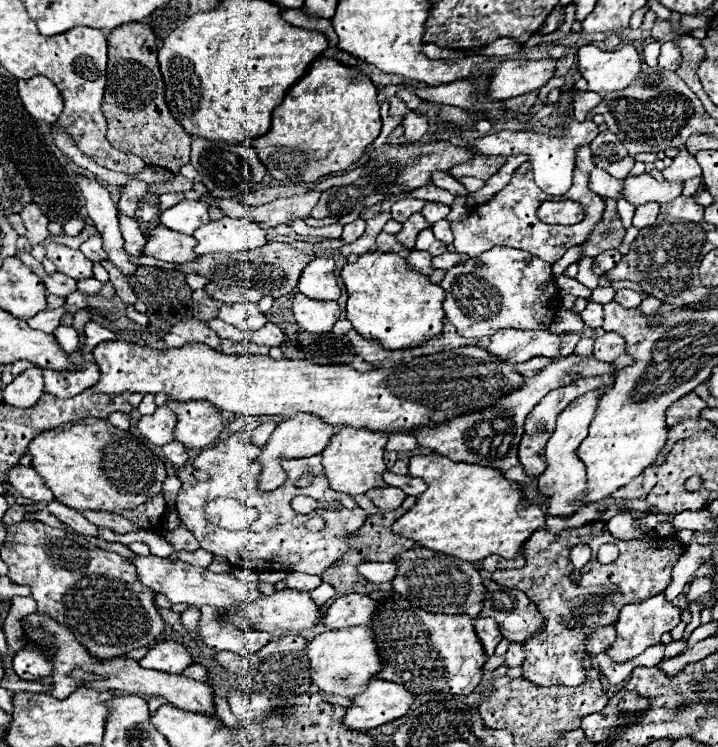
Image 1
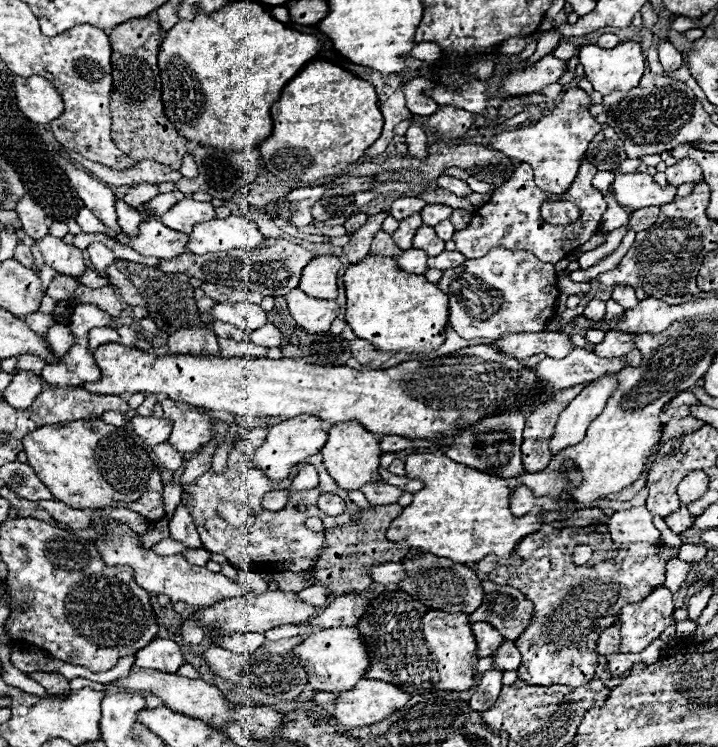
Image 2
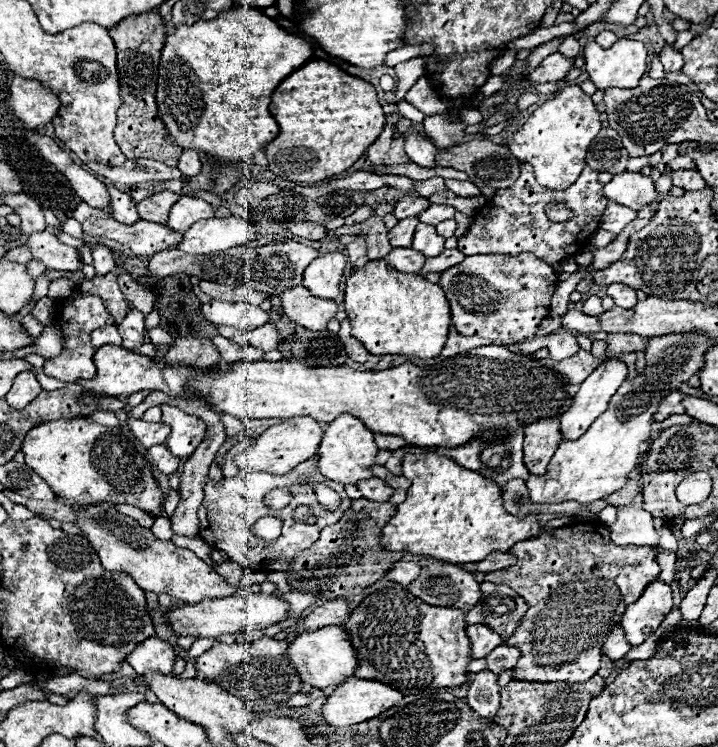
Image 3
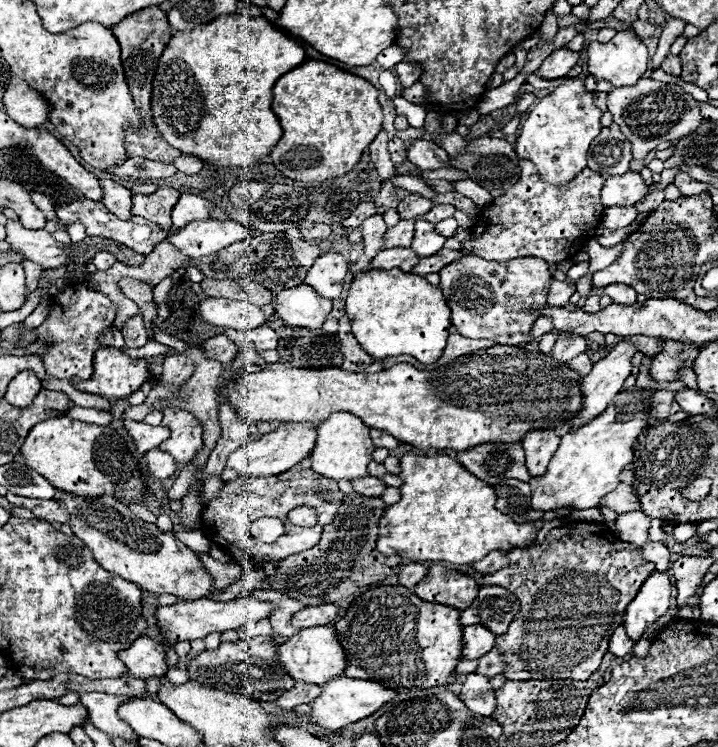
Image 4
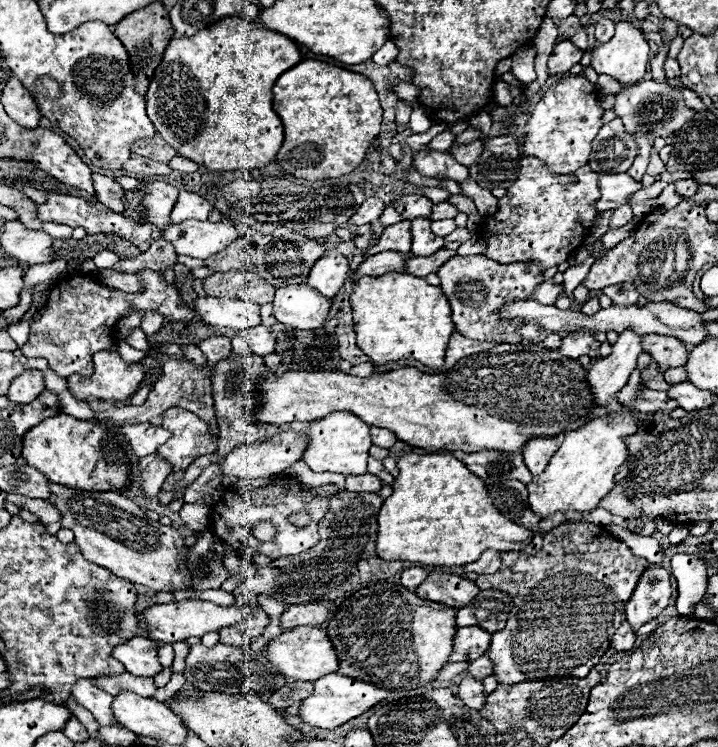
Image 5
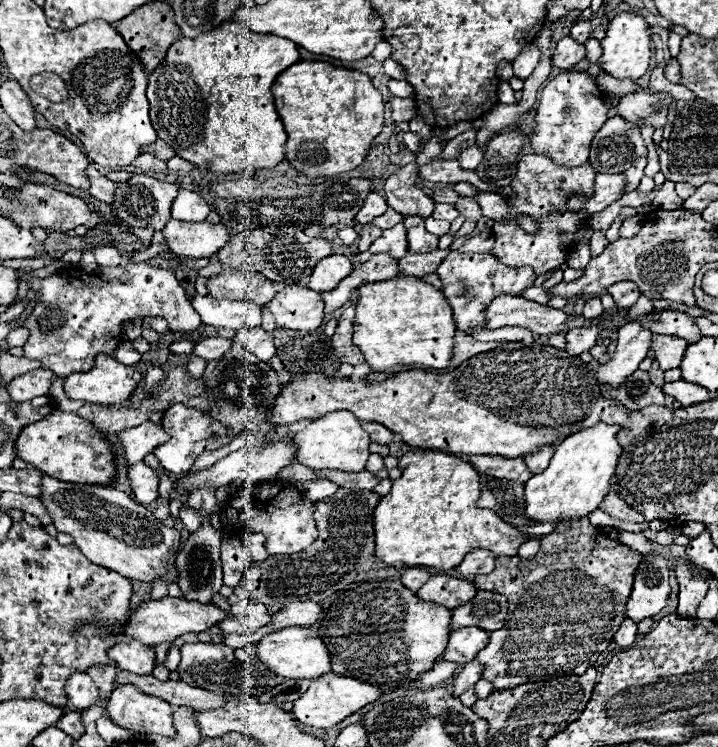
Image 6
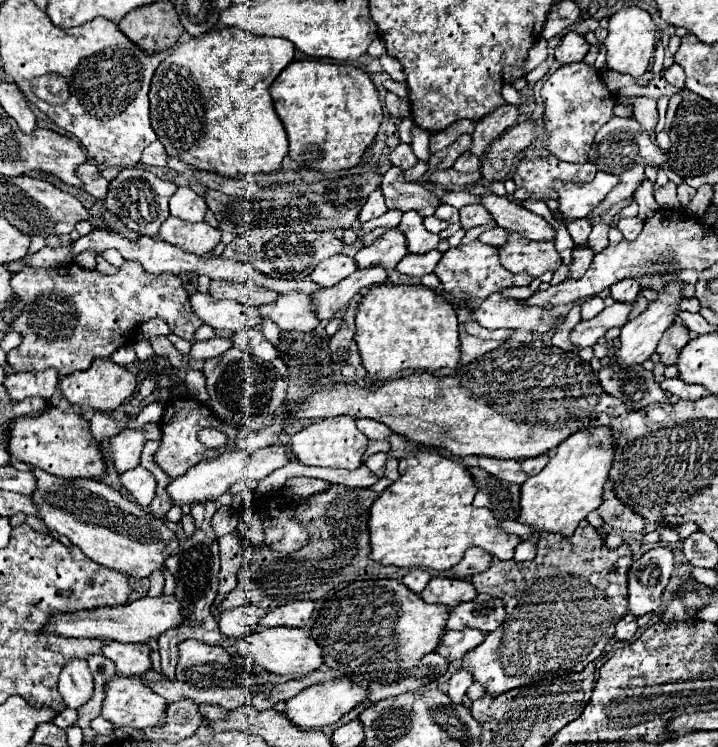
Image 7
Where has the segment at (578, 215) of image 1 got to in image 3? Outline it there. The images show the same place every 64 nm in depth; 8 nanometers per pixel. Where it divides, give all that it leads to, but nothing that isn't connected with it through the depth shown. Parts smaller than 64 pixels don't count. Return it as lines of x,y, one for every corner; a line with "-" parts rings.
554,204
554,206
548,206
546,208
546,214
552,222
566,222
572,218
572,210
564,204

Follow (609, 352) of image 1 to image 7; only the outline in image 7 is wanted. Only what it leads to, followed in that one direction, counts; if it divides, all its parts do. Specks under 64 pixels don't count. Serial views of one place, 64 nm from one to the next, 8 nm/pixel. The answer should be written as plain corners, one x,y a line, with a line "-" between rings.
676,322
670,326
670,330
664,332
662,340
658,342
656,346
656,352
660,354
660,362
662,366
674,366
678,362
678,356
680,356
680,350
688,344
690,336
688,336
688,330

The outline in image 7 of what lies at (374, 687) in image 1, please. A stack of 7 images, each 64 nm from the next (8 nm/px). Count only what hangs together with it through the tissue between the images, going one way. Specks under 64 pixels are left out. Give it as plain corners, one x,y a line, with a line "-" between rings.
350,678
330,680
330,682
320,682
320,684
304,688
298,696
294,696
292,700
286,702
284,712
300,728
318,728
318,726
328,726
328,724
338,722
344,714
348,714
358,704
362,704
366,700
366,696
368,696
368,686
360,686
360,684
352,682

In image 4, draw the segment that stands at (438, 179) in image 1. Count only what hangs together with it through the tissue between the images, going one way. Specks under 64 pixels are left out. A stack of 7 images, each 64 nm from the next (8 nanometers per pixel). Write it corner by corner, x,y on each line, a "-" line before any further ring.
472,180
452,182
452,186
454,186
454,192
458,192
458,194
470,198
470,200
474,200
480,208
486,208
486,206
492,202
492,196
488,194
488,190
484,190
482,186
478,186
478,184
472,182

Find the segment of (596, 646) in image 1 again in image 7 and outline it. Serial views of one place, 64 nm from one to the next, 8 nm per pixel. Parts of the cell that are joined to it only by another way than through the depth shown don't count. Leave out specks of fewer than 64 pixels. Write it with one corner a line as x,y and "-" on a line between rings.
628,614
628,616
624,616
624,618
616,624
616,638
622,640
622,642
628,642
628,640
632,640
632,636
636,634
636,630
638,630
636,618
634,618
632,614

